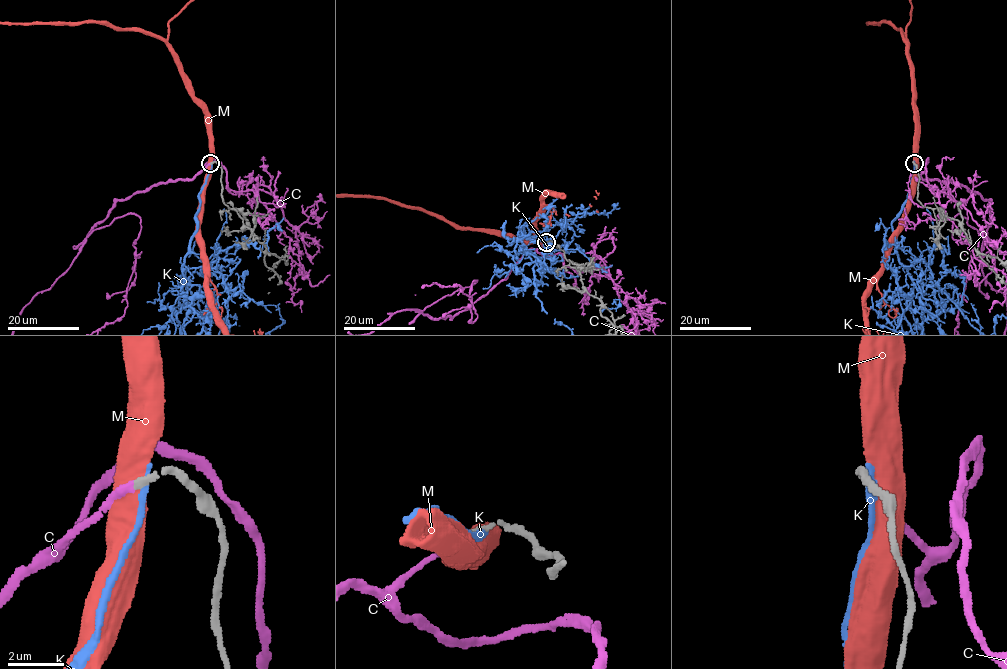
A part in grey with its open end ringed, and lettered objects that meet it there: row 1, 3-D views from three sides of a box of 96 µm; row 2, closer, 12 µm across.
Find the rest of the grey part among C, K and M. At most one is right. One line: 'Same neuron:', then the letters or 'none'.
Same neuron: C

